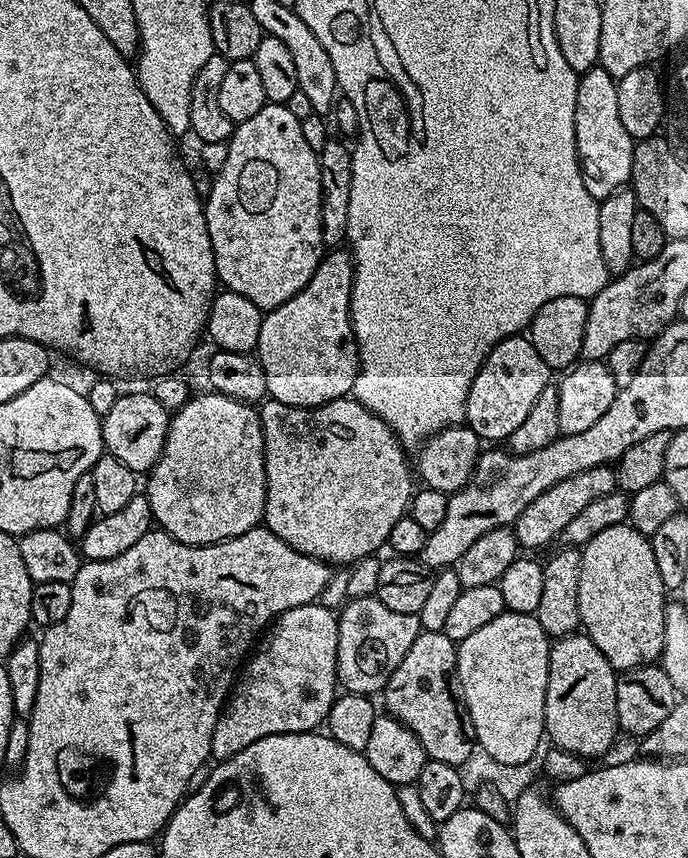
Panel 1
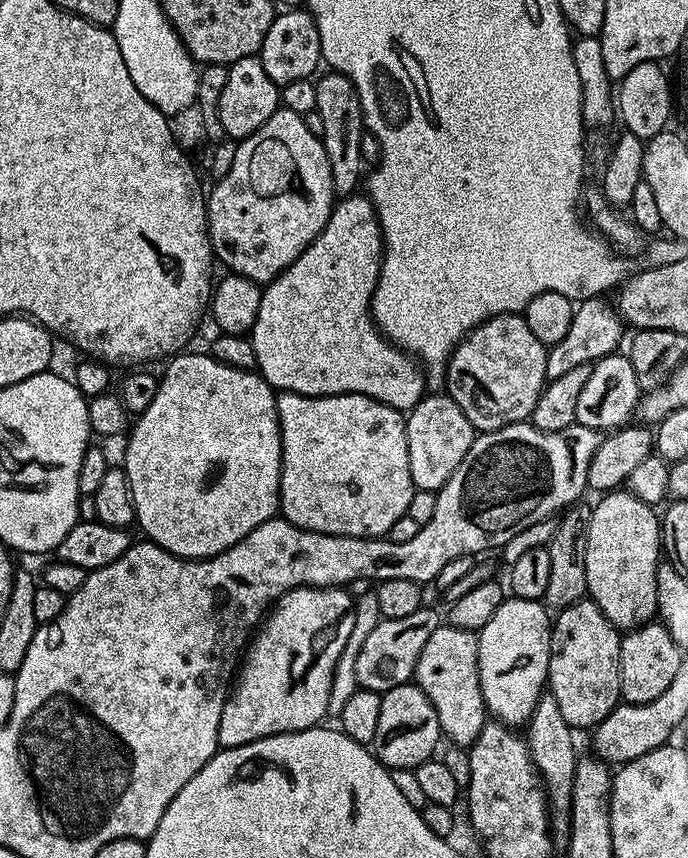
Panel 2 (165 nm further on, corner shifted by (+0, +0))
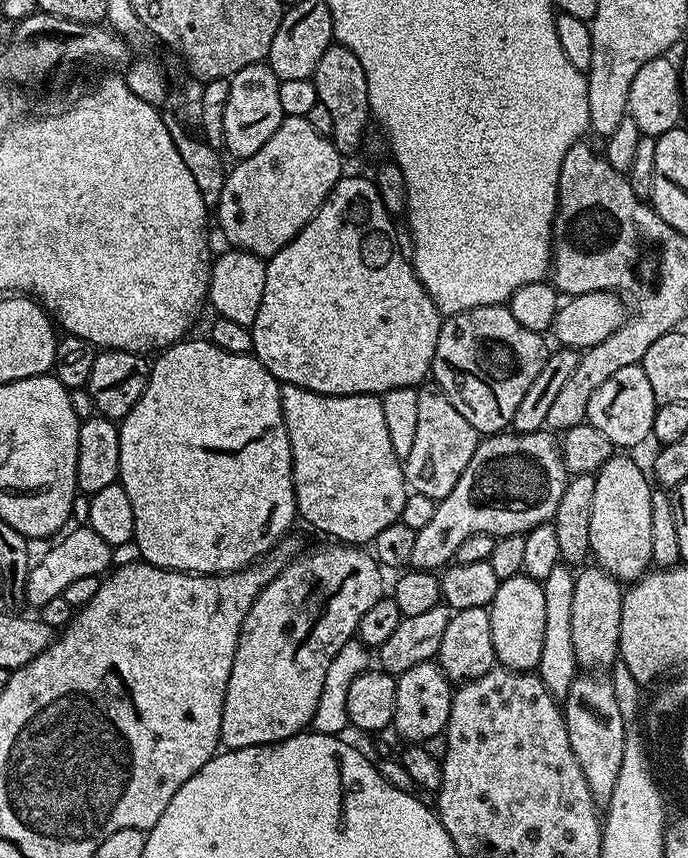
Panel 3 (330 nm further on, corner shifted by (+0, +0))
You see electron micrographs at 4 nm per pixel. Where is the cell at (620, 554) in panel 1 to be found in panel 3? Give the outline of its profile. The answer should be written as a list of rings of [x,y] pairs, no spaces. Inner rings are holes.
[[[614,454],[595,473],[594,510],[590,513],[591,555],[594,560],[596,556],[599,567],[621,582],[639,580],[652,564],[650,498],[654,488],[646,472],[644,477],[643,470],[628,456]]]

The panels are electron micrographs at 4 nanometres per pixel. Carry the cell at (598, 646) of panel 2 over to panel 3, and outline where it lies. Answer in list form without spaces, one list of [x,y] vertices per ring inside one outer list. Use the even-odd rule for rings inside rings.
[[[581,567],[576,572],[576,581],[574,582],[574,615],[572,615],[574,654],[576,663],[581,669],[608,670],[617,662],[620,654],[624,592],[621,581],[616,580],[604,568],[588,567]]]

